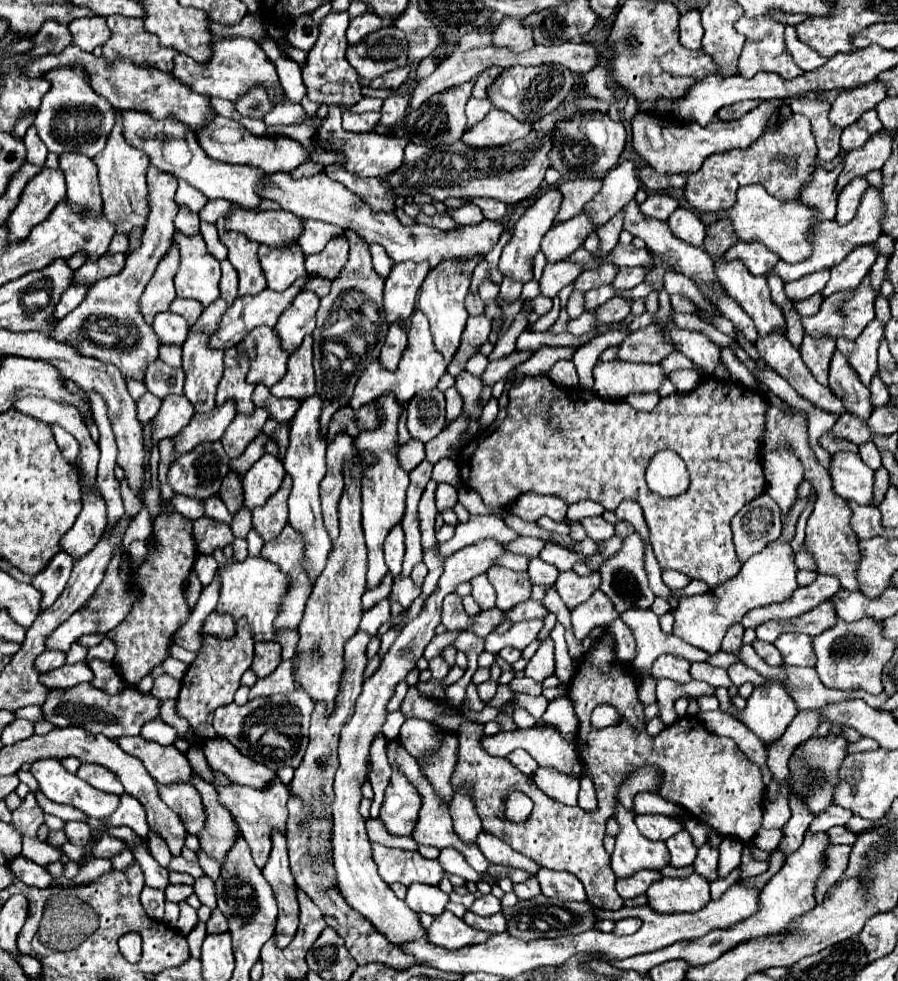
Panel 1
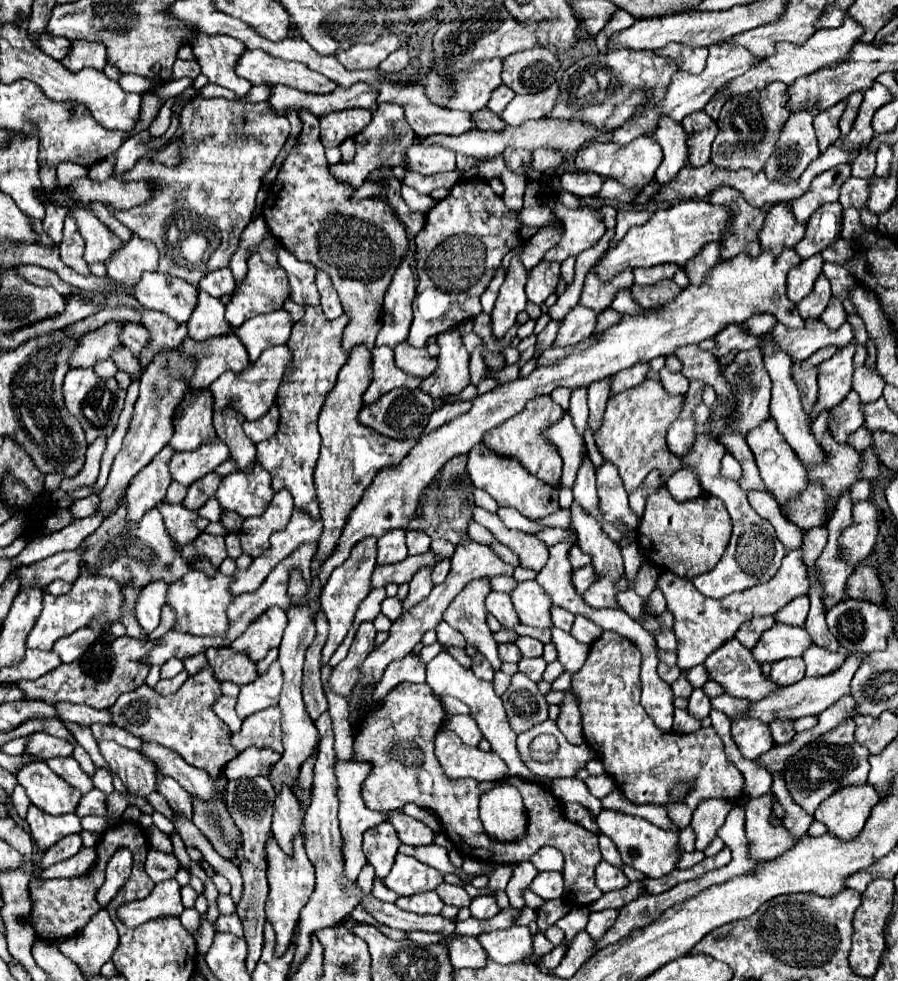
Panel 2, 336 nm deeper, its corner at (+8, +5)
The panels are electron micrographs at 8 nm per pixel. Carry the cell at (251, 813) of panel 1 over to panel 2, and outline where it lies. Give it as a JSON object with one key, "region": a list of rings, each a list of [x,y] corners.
{"region":[[[269,838],[267,842],[267,860],[269,860],[269,868],[267,868],[267,878],[269,878],[269,898],[267,898],[267,920],[271,922],[273,930],[275,930],[275,956],[283,956],[291,944],[293,938],[293,930],[297,926],[299,920],[299,912],[301,908],[307,904],[313,888],[315,888],[315,872],[313,866],[305,854],[303,848],[303,838],[293,840],[293,848],[295,854],[287,856],[273,838]]]}

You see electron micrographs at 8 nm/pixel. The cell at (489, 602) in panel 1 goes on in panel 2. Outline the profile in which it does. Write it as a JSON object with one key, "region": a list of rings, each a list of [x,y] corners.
{"region":[[[491,592],[487,596],[487,610],[503,624],[503,628],[513,628],[519,624],[519,616],[513,608],[513,602],[509,594],[503,592]]]}

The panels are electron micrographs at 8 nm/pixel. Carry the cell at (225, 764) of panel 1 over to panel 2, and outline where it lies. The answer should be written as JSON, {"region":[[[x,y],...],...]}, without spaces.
{"region":[[[283,788],[275,802],[273,814],[273,836],[285,854],[293,856],[293,838],[301,836],[303,810],[289,788]]]}

